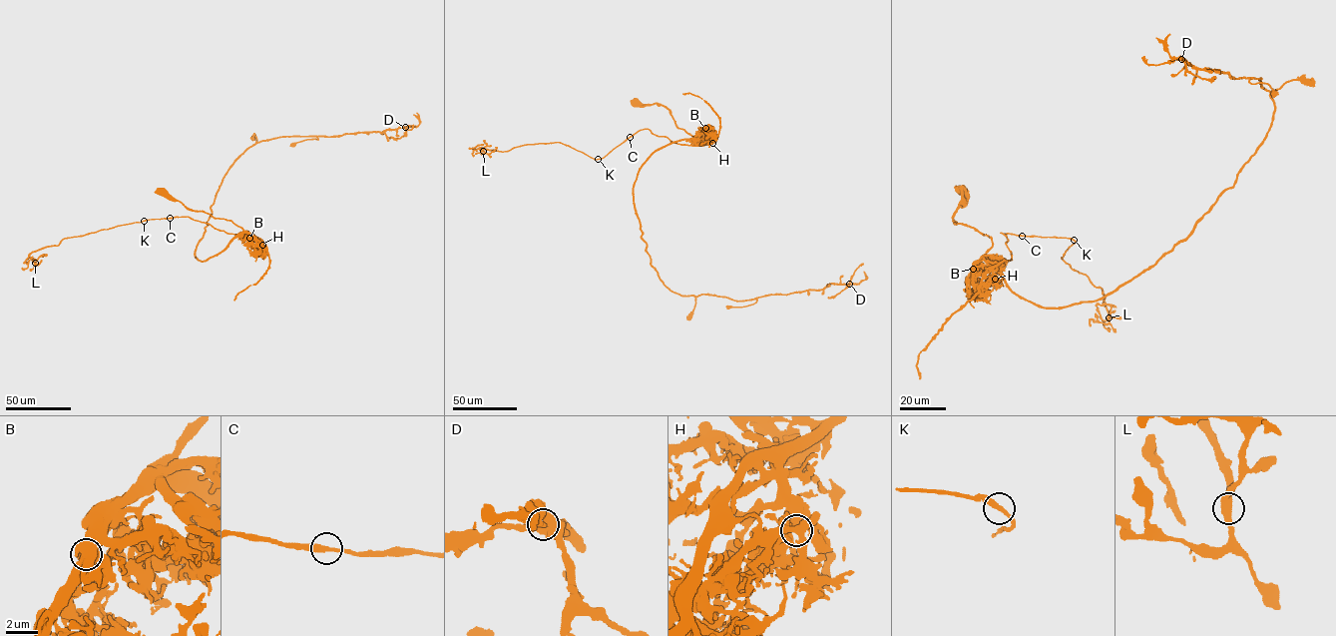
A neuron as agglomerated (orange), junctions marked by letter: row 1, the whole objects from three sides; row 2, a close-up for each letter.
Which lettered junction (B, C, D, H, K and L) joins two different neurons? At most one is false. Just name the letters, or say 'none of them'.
B

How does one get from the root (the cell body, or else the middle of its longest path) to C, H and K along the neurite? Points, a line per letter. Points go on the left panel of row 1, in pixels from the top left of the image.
C: (160, 190), (163, 189), (186, 207), (229, 220), (243, 231), (227, 234), (189, 217), (170, 218)
H: (160, 190), (163, 189), (186, 207), (229, 220), (251, 234), (262, 245)
K: (160, 190), (163, 189), (186, 207), (229, 220), (243, 231), (227, 234), (187, 217), (144, 221)

